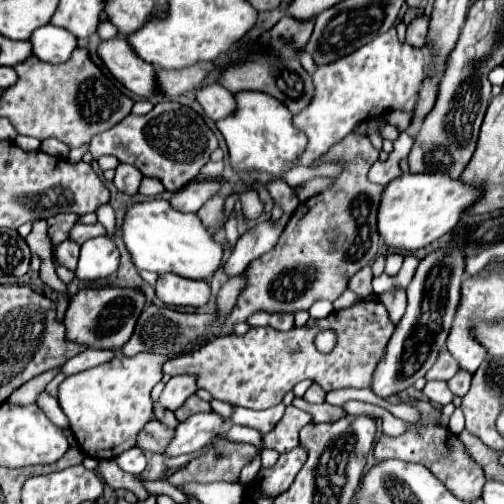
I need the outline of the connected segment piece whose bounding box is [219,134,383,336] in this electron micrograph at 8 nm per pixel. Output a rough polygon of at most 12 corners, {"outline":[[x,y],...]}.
{"outline":[[349,134],[343,170],[247,266],[219,336],[257,310],[335,302],[379,252],[379,150]]}

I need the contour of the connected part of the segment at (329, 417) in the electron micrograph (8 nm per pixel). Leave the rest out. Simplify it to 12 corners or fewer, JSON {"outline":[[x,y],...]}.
{"outline":[[305,404],[315,422],[335,422],[345,416],[341,406]]}

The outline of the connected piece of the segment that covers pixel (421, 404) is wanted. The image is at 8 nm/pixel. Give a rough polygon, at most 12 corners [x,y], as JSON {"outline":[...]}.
{"outline":[[413,402],[421,424],[381,436],[375,458],[425,464],[461,500],[481,496],[485,474],[441,412]]}

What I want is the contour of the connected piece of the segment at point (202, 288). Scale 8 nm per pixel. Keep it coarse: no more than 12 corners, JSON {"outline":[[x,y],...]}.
{"outline":[[161,274],[157,296],[167,306],[205,306],[207,280]]}

